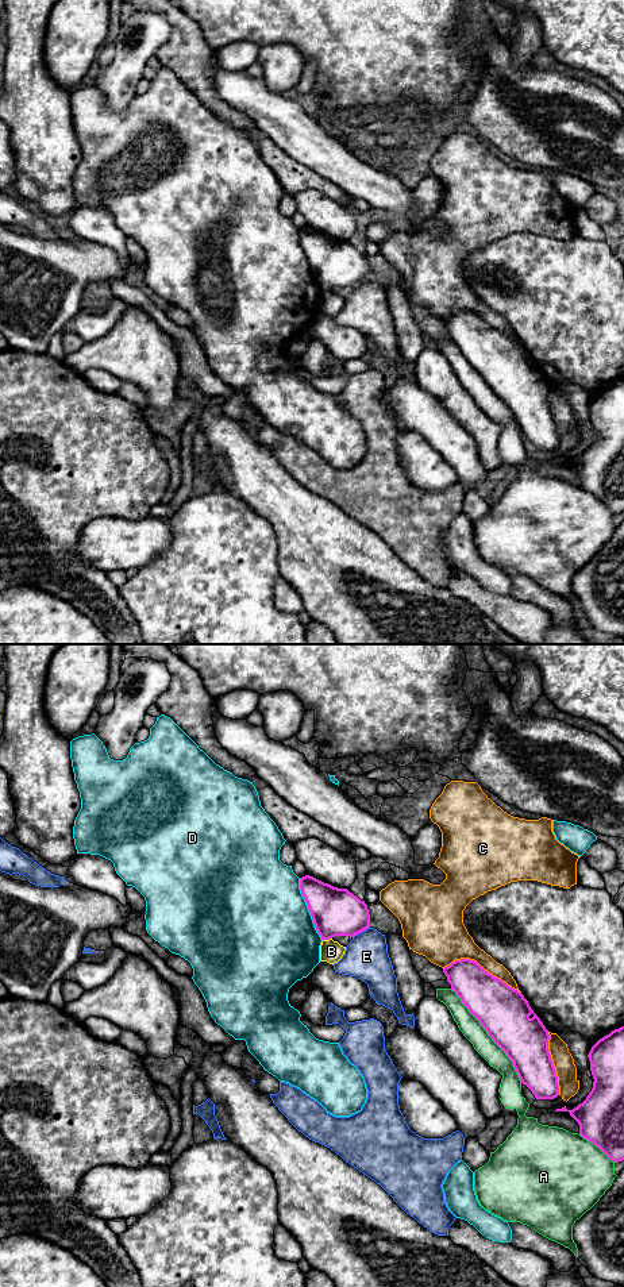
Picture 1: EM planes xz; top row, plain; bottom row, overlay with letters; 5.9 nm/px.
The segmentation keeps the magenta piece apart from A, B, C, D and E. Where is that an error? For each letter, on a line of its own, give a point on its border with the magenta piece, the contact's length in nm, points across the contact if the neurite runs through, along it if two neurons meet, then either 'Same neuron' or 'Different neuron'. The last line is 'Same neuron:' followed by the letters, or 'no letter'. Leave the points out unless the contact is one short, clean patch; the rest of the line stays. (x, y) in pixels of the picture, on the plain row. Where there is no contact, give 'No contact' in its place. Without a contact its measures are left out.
A: Touches magenta at xz (488, 385). Shared border 700 nm. Different neuron
B: Touches magenta at xz (327, 291). Shared border 60 nm. Boundary: xz (331, 289), (323, 292). Different neuron
C: Touches magenta at xz (481, 319). Shared border 480 nm. Different neuron
D: Touches magenta at xz (308, 261). Shared border 400 nm. Different neuron
E: Touches magenta at xz (361, 282). Shared border 120 nm. Different neuron
Same neuron: no letter

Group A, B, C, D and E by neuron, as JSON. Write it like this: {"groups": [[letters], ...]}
{"groups": [["A"], ["B"], ["C"], ["D"], ["E"]]}

